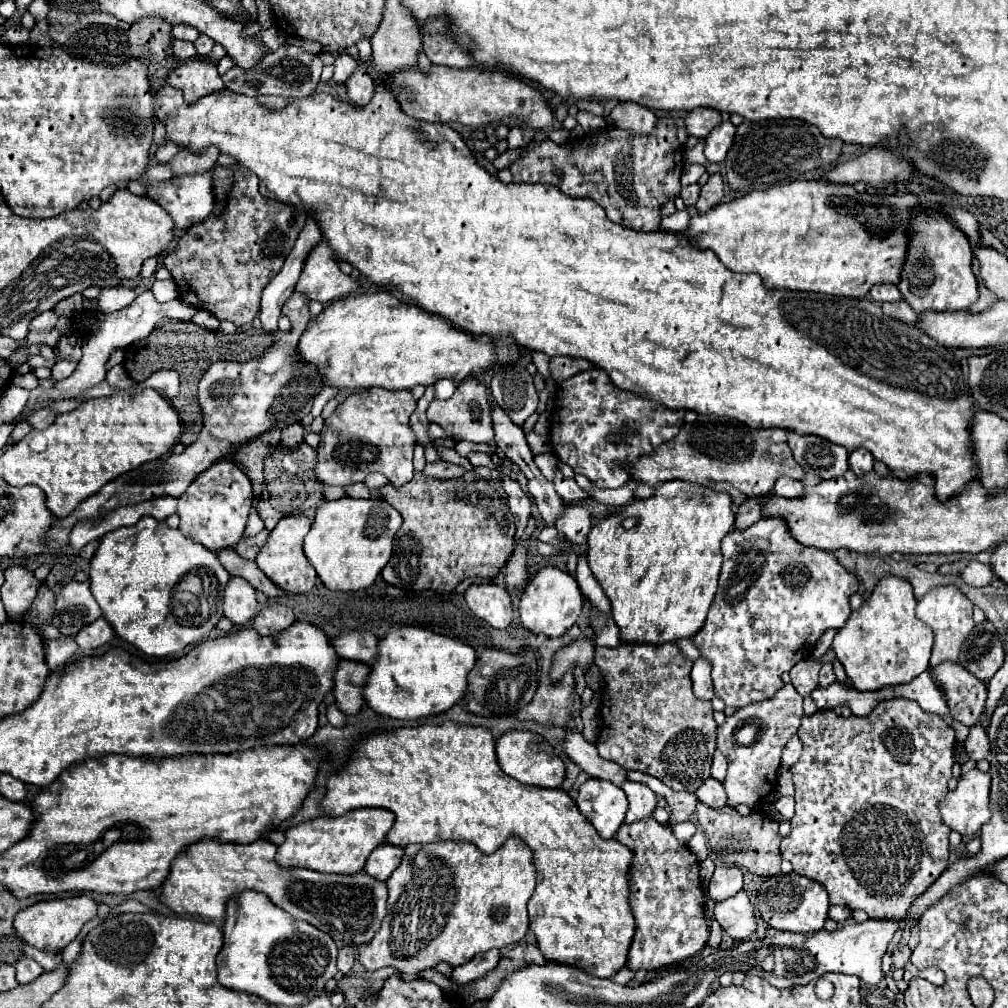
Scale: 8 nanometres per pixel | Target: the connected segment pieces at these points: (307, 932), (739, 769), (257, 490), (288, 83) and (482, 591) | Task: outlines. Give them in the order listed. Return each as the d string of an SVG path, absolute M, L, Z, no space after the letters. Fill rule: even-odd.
M241 892L239 896L233 896L227 902L225 912L225 924L223 924L223 948L217 956L219 960L219 974L217 980L229 990L237 992L249 992L255 996L261 996L269 1004L285 1004L285 1006L303 1006L317 998L327 980L331 980L337 974L337 944L331 936L327 936L323 930L315 928L313 924L307 924L305 920L295 920L283 908L267 900L267 896L259 892Z
M785 684L779 692L775 692L773 698L739 708L735 714L727 716L723 726L717 728L717 748L727 756L729 762L727 776L723 780L723 786L729 796L727 800L729 806L747 804L752 812L761 812L759 804L762 804L767 794L776 787L777 770L781 766L781 750L787 744L787 740L797 734L801 716L803 716L803 696L797 694L793 684ZM749 720L759 722L759 734L755 736L755 742L745 746L737 742L737 732L743 730L745 722Z
M273 428L265 434L261 434L257 440L243 446L243 450L235 456L235 464L247 474L247 478L253 484L253 494L261 494L263 486L263 460L275 452L275 446L281 440L281 428Z
M281 46L277 52L265 56L259 66L253 70L241 70L231 68L223 82L225 86L235 94L247 94L247 96L259 96L259 94L275 94L275 96L291 96L291 98L303 98L311 96L319 84L319 76L323 70L323 60L315 54L305 52L299 46Z
M471 584L463 596L469 610L493 628L507 628L511 624L513 606L505 586Z

